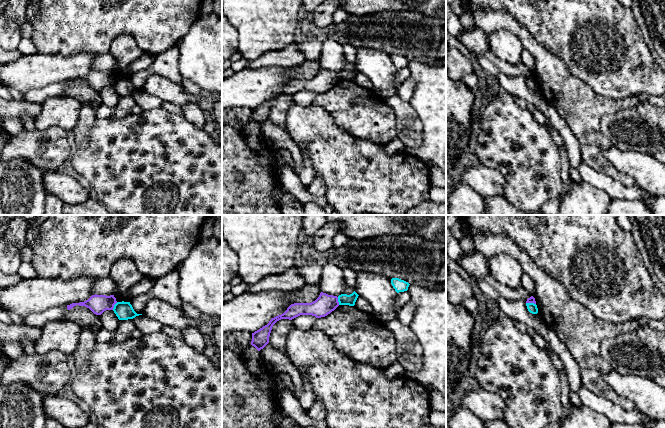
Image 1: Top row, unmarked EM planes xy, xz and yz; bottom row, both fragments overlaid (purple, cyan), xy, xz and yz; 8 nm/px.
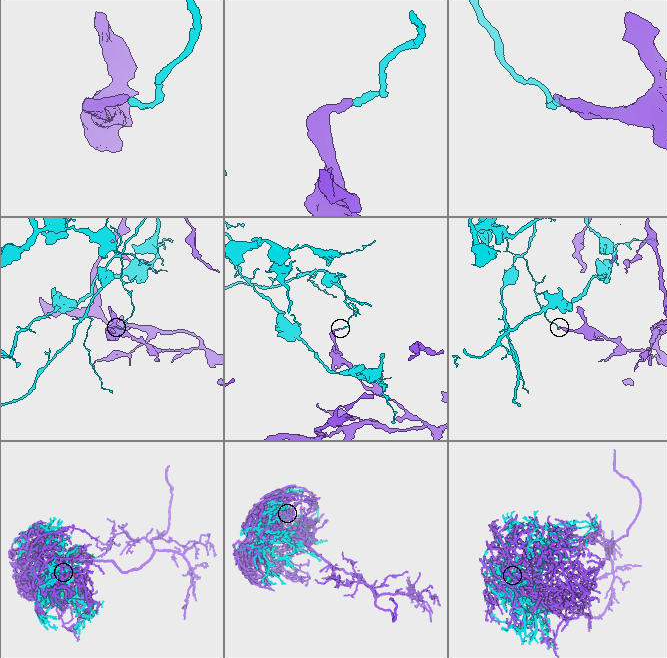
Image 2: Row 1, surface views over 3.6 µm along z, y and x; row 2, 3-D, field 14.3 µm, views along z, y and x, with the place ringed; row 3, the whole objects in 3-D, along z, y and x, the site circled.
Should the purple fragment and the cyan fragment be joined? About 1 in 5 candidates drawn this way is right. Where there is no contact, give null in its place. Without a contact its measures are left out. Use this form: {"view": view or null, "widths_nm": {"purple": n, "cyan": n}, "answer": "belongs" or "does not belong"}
{"view": "xy", "widths_nm": {"purple": 150, "cyan": 140}, "answer": "does not belong"}

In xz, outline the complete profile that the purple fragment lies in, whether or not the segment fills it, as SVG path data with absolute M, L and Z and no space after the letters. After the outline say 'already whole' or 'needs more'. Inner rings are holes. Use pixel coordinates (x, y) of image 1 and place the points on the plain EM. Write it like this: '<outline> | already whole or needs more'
M321 68L319 73L311 79L294 79L287 86L274 94L259 106L252 109L251 121L258 127L269 119L269 112L273 101L281 95L292 96L300 91L312 91L316 94L325 93L339 82L338 73Z | already whole

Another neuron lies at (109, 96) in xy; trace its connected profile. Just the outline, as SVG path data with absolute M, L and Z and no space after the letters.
M106 86L100 91L102 103L109 107L115 107L119 100L119 95L113 86Z

